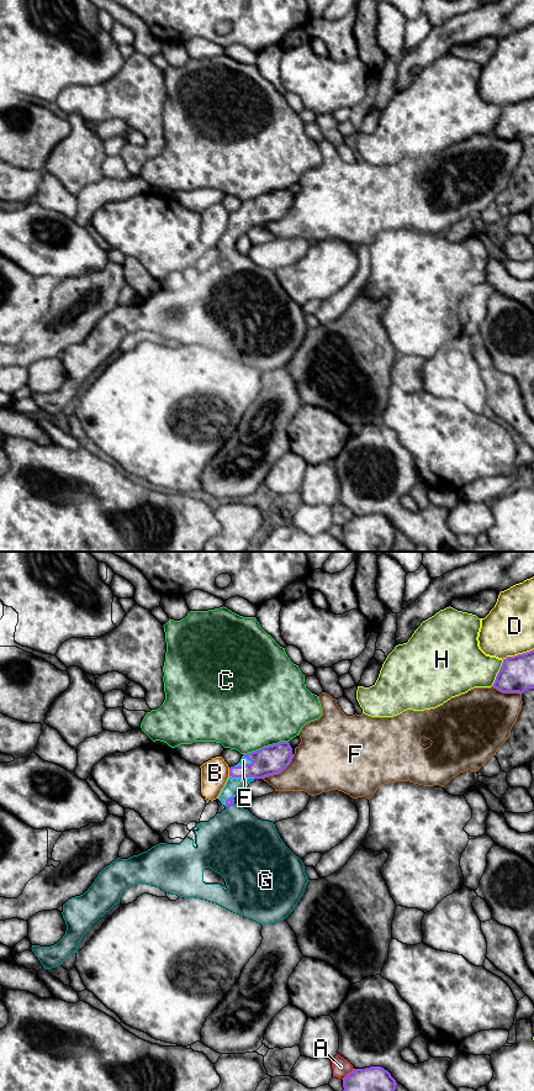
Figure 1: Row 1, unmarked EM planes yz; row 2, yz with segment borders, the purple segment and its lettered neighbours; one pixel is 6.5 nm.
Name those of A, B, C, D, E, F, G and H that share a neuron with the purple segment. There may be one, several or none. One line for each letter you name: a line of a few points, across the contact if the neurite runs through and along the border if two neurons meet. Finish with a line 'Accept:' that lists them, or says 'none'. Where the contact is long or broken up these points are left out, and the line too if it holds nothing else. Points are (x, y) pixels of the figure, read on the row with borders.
G: yz (230, 801), (230, 805), (233, 811), (233, 843)
Accept: E, G

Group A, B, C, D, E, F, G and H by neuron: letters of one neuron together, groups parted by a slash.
A / B / C / D / E G / F / H

